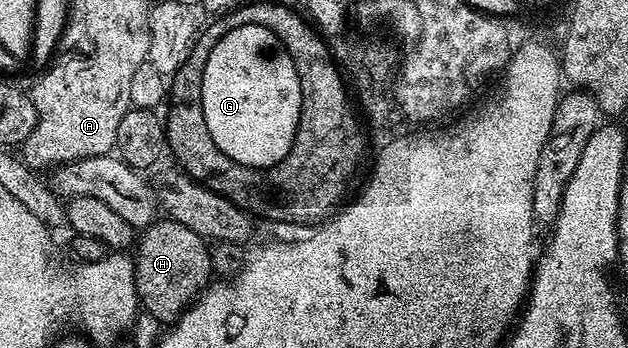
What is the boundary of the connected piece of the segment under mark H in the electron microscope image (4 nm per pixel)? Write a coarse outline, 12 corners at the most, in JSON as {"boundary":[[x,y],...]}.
{"boundary":[[169,217],[141,232],[134,280],[169,325],[212,279],[210,247]]}

